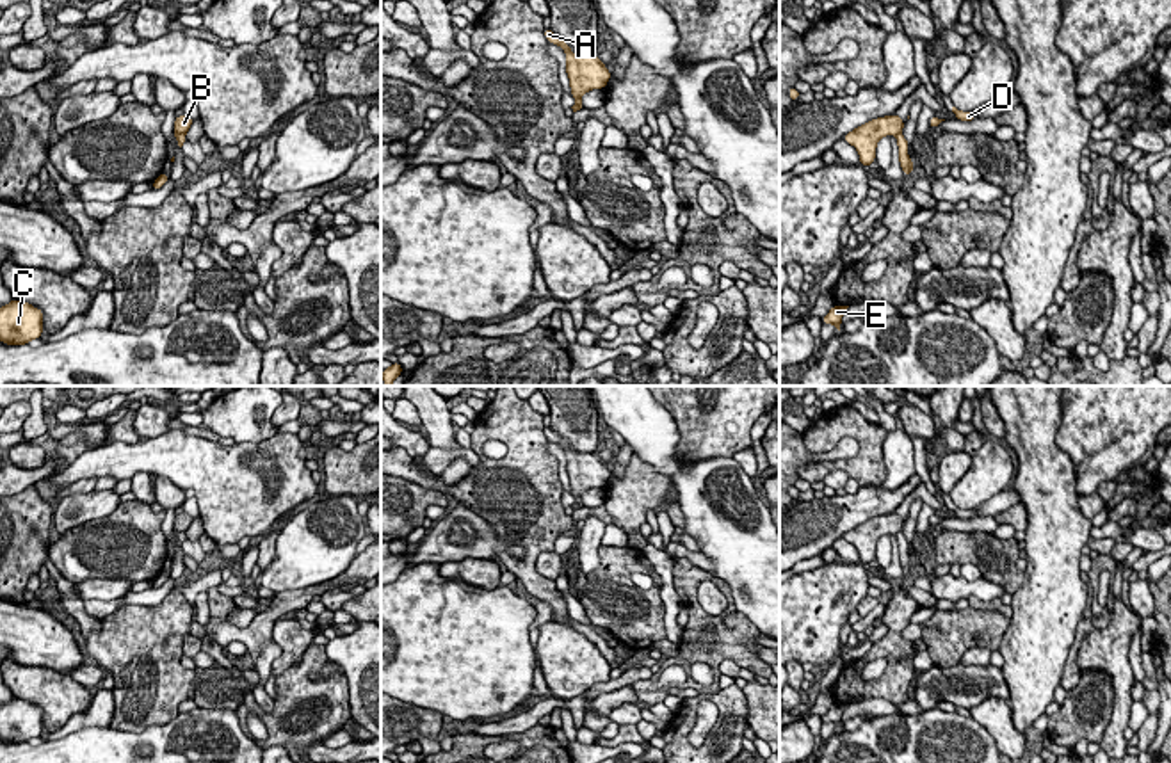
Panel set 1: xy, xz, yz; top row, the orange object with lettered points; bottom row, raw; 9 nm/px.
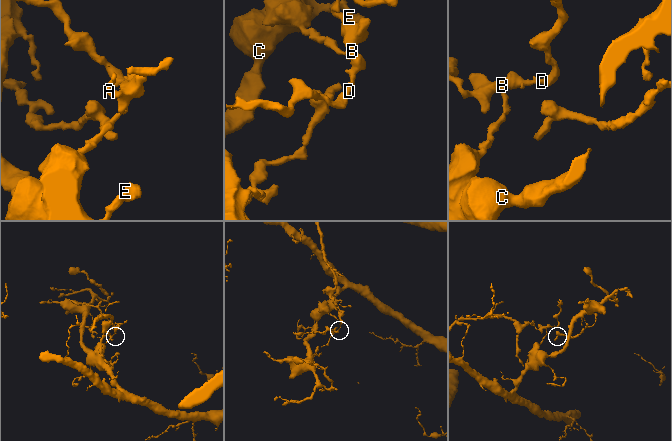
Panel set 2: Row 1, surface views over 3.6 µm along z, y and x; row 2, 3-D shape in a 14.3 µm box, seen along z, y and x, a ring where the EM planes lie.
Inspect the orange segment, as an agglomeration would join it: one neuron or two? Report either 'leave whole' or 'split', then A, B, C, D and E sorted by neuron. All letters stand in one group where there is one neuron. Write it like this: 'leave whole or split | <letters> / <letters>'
split | A B D / C E

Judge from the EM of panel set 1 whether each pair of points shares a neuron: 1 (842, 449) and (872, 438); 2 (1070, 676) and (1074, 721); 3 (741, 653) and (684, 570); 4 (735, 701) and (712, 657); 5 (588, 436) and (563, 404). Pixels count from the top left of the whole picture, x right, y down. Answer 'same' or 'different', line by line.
1: different
2: different
3: same
4: different
5: same

